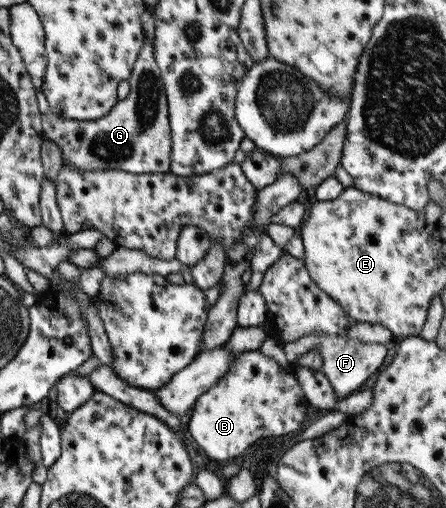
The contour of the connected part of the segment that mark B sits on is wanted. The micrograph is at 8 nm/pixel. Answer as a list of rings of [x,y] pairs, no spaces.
[[[259,350],[238,352],[234,355],[228,370],[212,385],[208,391],[201,393],[192,406],[192,413],[187,423],[187,431],[206,456],[217,461],[225,461],[242,455],[262,437],[279,437],[299,431],[301,422],[309,404],[302,395],[292,365],[282,369],[273,359],[261,354]]]

